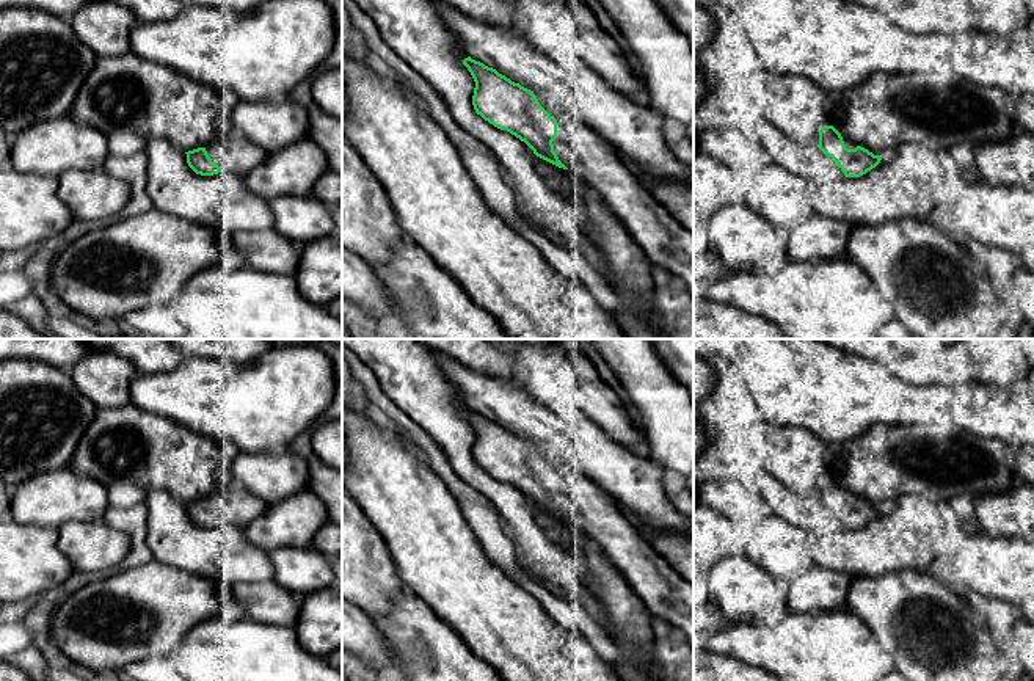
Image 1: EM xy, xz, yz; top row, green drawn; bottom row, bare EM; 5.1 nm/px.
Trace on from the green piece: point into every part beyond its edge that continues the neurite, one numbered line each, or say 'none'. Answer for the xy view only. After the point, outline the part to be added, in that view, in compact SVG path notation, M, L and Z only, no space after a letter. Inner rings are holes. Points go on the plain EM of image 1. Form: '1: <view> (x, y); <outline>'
1: xy (233, 504); M238 483L221 485L206 502L220 521L237 527L249 524L268 507Z

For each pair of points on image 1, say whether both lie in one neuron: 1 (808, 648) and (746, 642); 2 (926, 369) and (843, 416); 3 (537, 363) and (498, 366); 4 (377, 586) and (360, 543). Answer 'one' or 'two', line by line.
1: one
2: two
3: two
4: one

